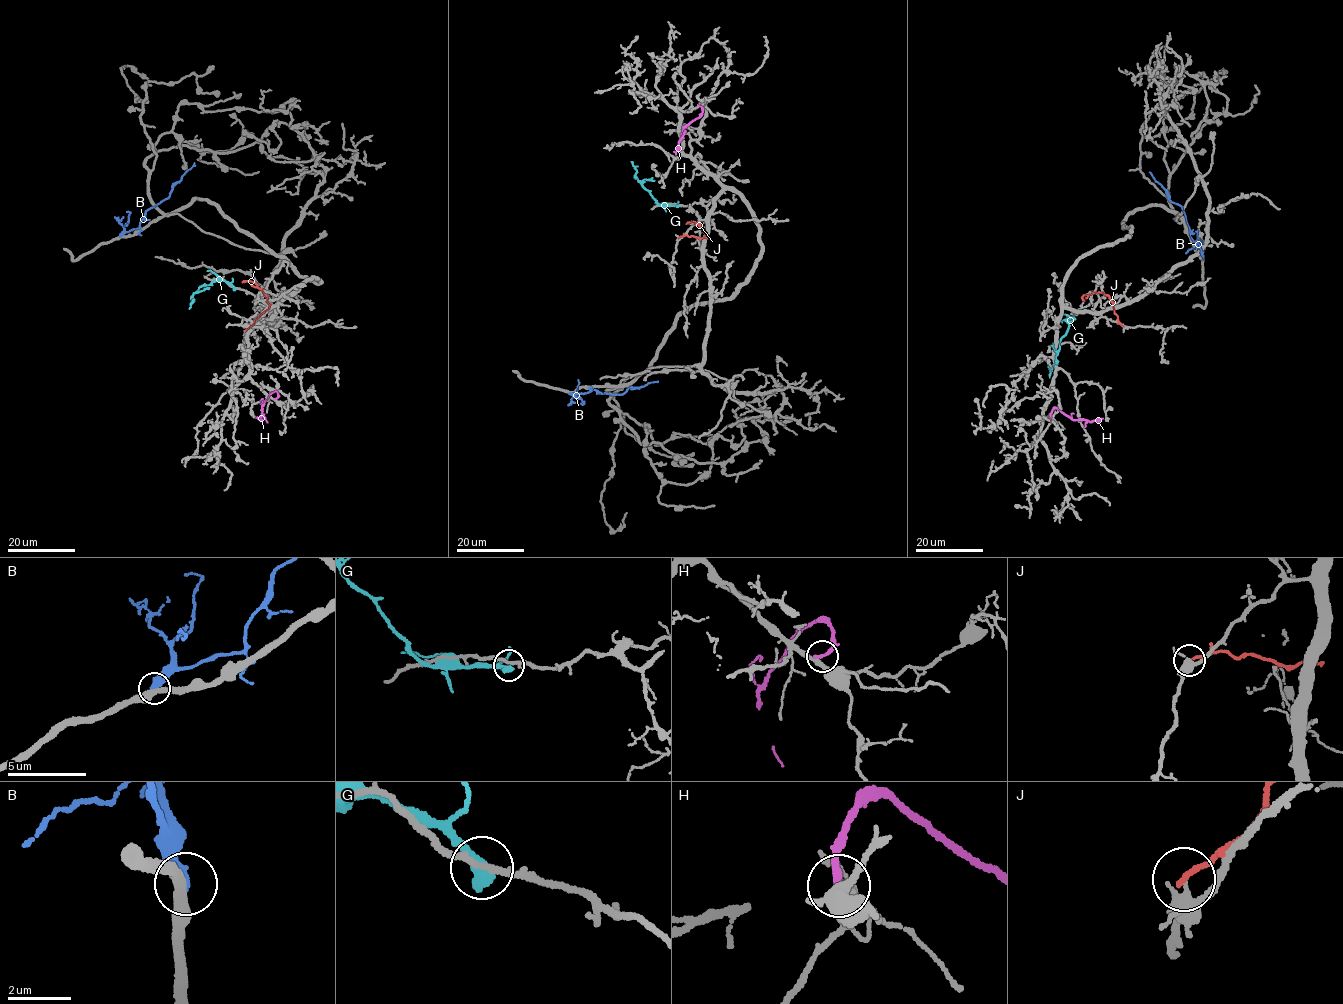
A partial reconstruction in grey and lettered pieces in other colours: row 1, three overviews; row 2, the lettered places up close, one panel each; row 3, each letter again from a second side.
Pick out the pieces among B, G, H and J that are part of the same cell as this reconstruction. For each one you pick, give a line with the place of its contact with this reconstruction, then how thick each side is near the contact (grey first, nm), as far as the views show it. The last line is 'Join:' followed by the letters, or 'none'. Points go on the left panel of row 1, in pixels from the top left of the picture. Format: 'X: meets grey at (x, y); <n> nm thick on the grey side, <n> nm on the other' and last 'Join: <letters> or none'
Join: none

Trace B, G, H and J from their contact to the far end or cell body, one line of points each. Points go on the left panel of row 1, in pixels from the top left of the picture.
B: (120, 236), (139, 228), (146, 210), (169, 195), (175, 184), (194, 162)
G: (234, 287), (223, 280), (200, 287), (193, 293), (194, 301), (189, 309)
H: (276, 398), (278, 392), (274, 391), (262, 406), (260, 419), (255, 418)
J: (245, 330), (269, 305), (257, 285), (242, 281)

